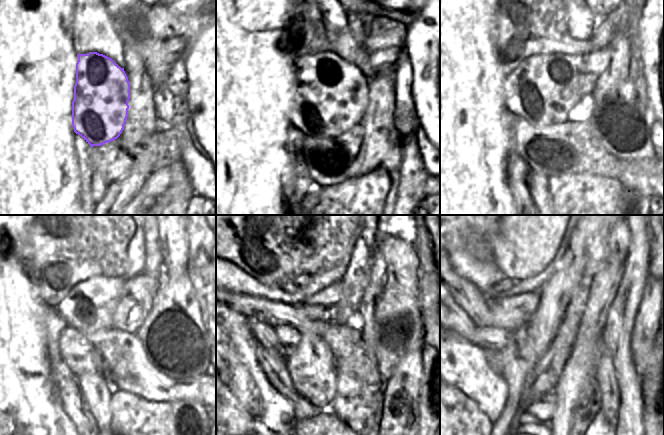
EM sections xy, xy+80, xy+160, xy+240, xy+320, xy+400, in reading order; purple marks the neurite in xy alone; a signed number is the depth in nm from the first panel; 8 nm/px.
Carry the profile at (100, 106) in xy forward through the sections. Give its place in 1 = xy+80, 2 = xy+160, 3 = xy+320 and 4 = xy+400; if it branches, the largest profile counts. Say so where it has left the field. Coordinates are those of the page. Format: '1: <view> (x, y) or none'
1: xy+80 (330, 94)
2: xy+160 (542, 90)
3: xy+320 (318, 282)
4: xy+400 (503, 288)

